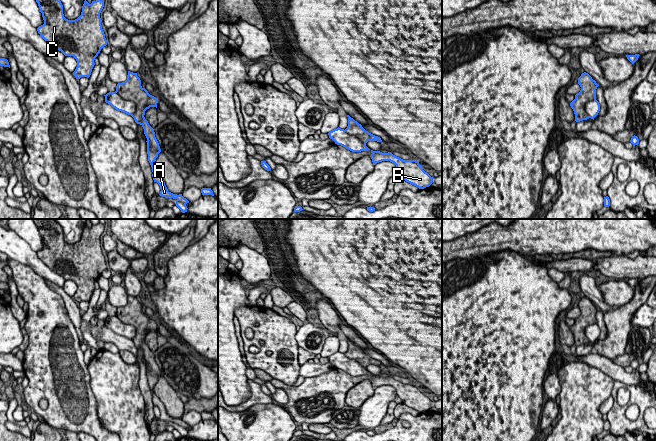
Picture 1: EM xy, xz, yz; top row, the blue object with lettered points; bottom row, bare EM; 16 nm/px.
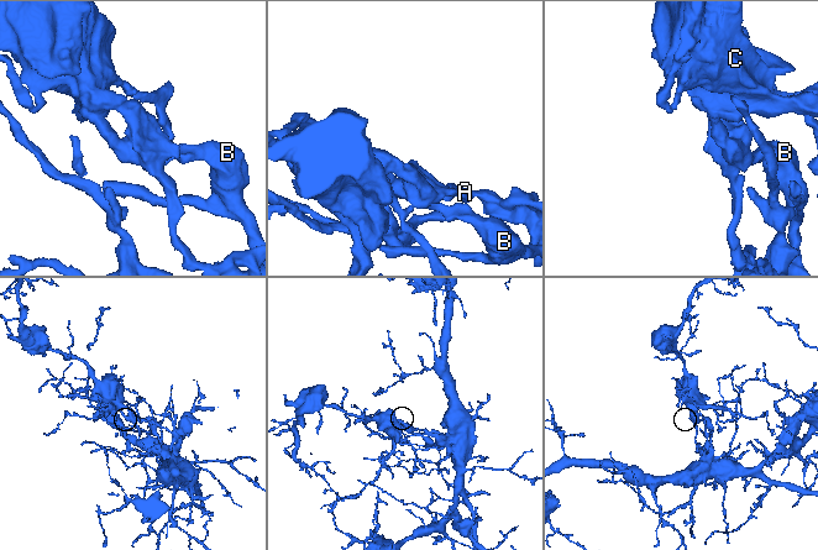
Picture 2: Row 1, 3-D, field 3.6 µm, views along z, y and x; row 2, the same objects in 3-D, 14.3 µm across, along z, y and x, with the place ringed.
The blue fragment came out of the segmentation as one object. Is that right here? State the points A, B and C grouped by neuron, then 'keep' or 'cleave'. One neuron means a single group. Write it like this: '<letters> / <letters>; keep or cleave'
A C / B; cleave

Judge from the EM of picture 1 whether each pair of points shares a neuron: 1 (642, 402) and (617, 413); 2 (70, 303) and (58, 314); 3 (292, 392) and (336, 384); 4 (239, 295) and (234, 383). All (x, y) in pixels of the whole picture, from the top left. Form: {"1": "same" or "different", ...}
{"1": "same", "2": "different", "3": "same", "4": "same"}

